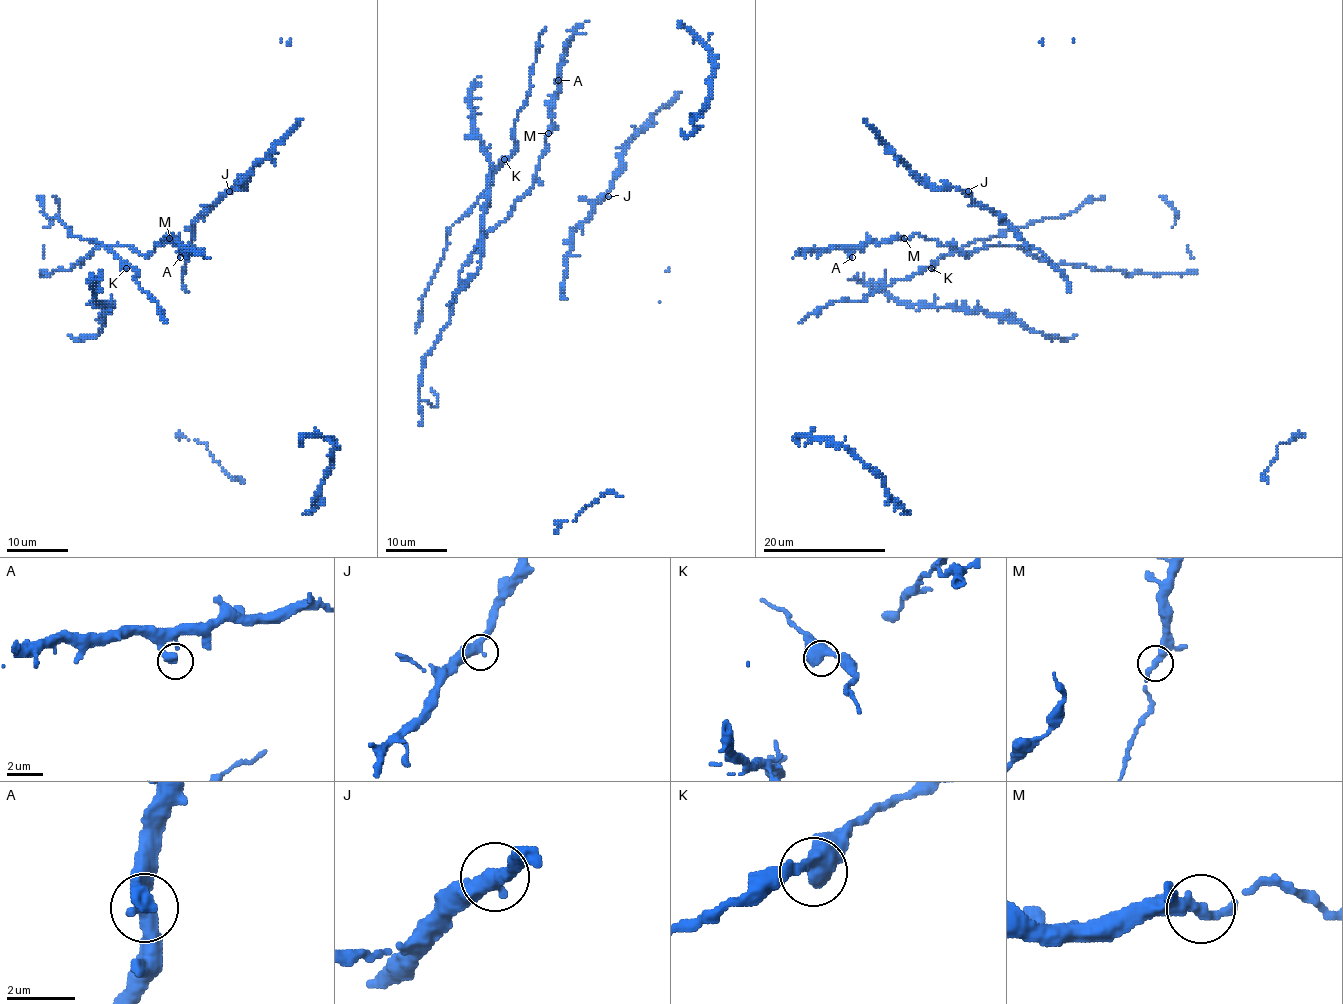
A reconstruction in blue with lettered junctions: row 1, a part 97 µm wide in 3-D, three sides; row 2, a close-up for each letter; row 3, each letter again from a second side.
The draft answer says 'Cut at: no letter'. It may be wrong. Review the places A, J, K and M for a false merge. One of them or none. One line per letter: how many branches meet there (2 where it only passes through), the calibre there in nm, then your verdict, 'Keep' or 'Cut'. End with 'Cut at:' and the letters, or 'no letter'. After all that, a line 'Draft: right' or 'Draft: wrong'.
A: Branches: 1. Thickness 460 nm. Keep
J: Branches: 2. Thickness 400 nm. Keep
K: Branches: 2. Thickness 460 nm. Keep
M: Branches: 1. Thickness 550 nm. Cut
Cut at: M
Draft: wrong

